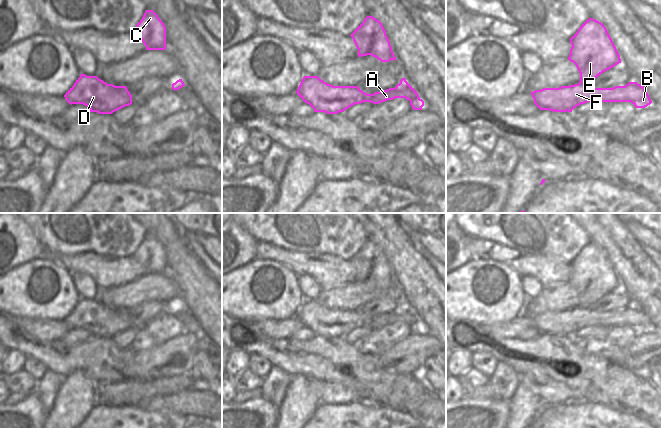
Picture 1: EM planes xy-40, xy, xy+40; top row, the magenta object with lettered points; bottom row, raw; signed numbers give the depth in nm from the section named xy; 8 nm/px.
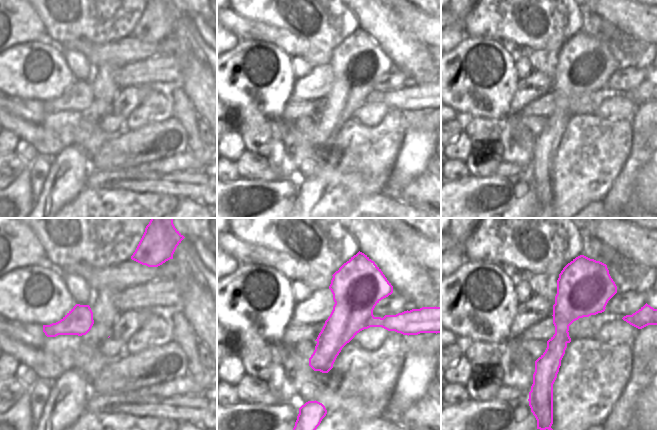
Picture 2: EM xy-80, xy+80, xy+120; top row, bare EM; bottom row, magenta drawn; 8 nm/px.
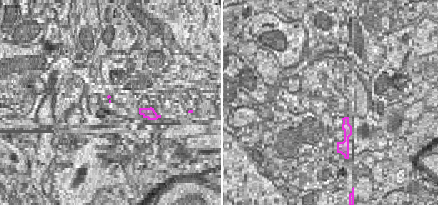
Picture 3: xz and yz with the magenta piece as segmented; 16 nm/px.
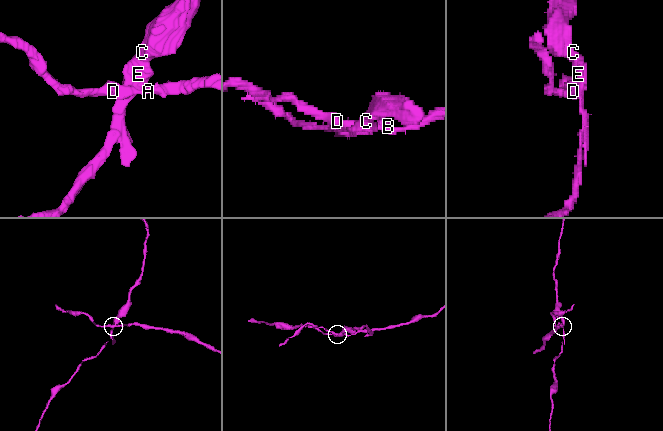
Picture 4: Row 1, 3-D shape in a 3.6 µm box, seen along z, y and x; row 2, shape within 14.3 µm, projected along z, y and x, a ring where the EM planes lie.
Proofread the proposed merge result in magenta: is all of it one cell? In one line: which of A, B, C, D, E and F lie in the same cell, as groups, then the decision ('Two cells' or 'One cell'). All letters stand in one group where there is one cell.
Groups: A B D F / C E. Two cells.

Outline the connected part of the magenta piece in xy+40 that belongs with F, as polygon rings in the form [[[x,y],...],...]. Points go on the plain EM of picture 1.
[[[637,306],[613,312],[593,312],[588,308],[574,308],[559,312],[543,312],[531,316],[540,334],[566,336],[587,326],[631,326],[636,332],[652,327],[646,313]]]

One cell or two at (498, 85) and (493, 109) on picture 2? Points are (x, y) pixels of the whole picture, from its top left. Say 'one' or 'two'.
one

